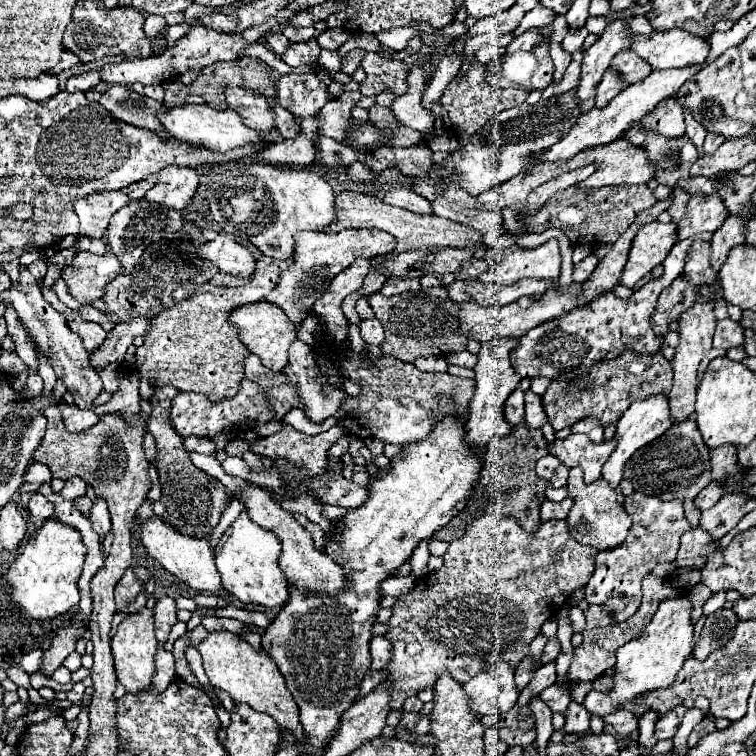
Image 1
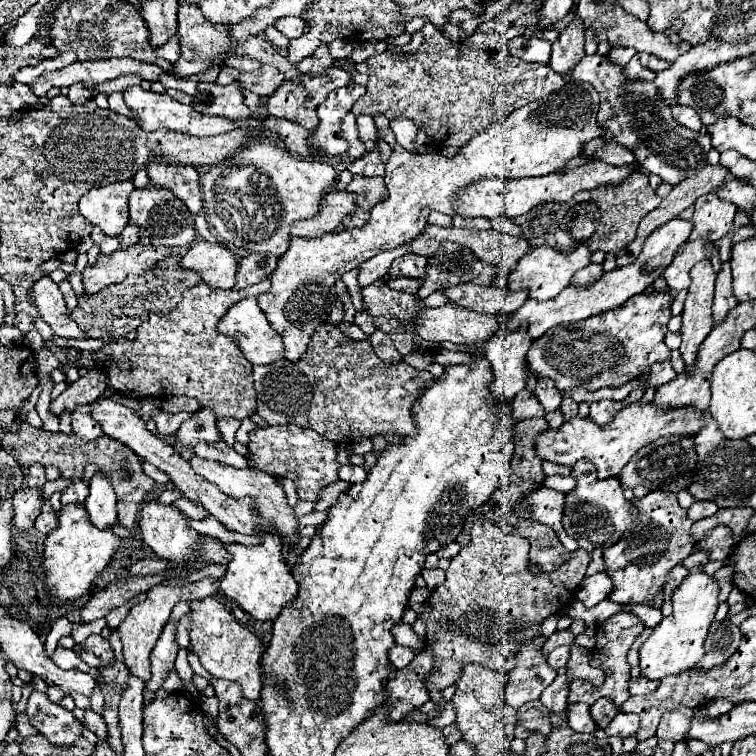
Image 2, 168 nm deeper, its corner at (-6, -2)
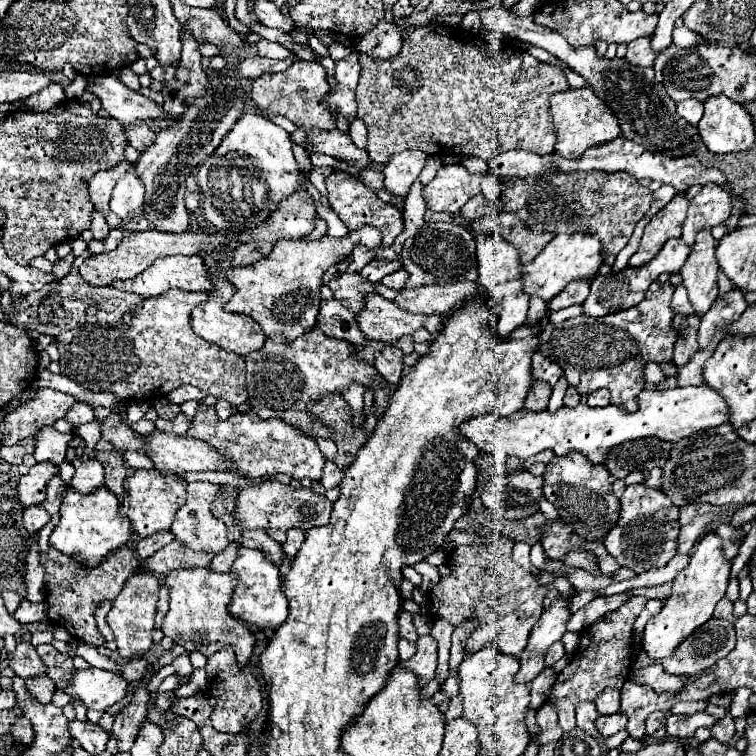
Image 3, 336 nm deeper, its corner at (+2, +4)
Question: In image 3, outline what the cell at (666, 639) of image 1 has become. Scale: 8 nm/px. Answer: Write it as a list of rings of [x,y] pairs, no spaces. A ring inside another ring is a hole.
[[[710,529],[700,537],[696,551],[690,557],[690,563],[676,575],[672,595],[662,607],[662,611],[646,623],[642,649],[652,661],[672,657],[678,645],[712,617],[716,603],[724,597],[728,585],[728,573],[730,573],[730,561],[724,559],[722,555],[722,539],[718,539]]]

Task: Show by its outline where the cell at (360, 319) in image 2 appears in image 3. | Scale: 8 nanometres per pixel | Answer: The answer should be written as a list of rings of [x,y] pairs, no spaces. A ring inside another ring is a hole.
[[[336,299],[322,301],[318,313],[318,327],[324,329],[324,333],[330,337],[346,339],[354,345],[364,345],[368,341],[368,337],[360,331],[354,313],[350,309],[344,309]]]

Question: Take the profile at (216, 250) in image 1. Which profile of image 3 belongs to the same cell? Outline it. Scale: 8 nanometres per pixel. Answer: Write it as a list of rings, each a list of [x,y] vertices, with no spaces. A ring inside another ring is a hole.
[[[200,255],[160,257],[148,269],[126,281],[112,283],[118,289],[132,291],[142,297],[156,297],[172,287],[184,291],[210,291],[212,273]]]

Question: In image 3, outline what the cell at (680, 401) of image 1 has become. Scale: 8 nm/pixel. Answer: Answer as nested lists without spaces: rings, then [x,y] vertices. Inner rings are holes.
[[[700,231],[696,235],[696,243],[692,245],[692,251],[680,269],[682,275],[682,285],[688,289],[688,297],[694,309],[696,317],[702,317],[712,301],[718,295],[718,285],[716,285],[716,257],[714,257],[716,241],[712,239],[710,231]]]

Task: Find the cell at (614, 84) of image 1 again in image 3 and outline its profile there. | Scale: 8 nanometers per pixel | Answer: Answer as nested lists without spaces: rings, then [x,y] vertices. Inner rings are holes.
[[[640,37],[628,45],[628,53],[626,53],[628,63],[640,65],[640,67],[650,67],[654,63],[654,59],[656,59],[656,55],[652,53],[650,37]]]

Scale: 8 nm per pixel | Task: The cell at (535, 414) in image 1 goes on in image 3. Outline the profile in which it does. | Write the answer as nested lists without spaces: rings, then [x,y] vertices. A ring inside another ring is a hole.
[[[534,353],[532,355],[532,377],[554,387],[558,383],[558,379],[562,377],[562,369],[556,363],[548,361],[544,355]]]

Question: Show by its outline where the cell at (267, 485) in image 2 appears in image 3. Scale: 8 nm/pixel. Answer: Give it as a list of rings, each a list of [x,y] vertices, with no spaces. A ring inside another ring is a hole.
[[[162,431],[148,435],[148,457],[154,461],[158,471],[174,475],[186,471],[230,471],[236,467],[230,457],[224,457],[200,439],[178,437]]]

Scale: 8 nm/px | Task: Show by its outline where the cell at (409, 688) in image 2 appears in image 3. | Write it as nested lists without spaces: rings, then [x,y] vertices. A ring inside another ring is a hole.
[[[422,635],[416,641],[416,655],[400,661],[400,667],[412,671],[416,677],[420,677],[418,685],[424,687],[434,679],[434,669],[436,669],[436,641],[432,635]]]

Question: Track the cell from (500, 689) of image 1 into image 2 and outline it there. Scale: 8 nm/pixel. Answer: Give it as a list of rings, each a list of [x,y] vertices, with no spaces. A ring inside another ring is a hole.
[[[538,635],[518,653],[516,667],[510,671],[510,681],[506,685],[508,705],[522,707],[528,701],[540,699],[542,691],[556,679],[556,671],[542,655],[544,643],[546,637]]]

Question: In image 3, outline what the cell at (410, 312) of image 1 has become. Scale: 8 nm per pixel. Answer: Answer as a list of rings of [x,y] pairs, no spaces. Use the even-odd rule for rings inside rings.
[[[344,273],[338,279],[330,281],[328,287],[334,293],[334,299],[338,299],[346,309],[350,309],[354,315],[358,315],[364,309],[364,299],[368,293],[374,293],[376,283],[366,281],[358,273]]]

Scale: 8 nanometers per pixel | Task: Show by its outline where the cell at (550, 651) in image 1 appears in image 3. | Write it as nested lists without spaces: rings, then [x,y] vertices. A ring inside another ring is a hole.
[[[558,641],[558,643],[554,643],[550,649],[548,649],[548,653],[546,653],[546,667],[552,667],[562,655],[564,655],[566,651],[564,651],[564,645],[562,645],[562,641]]]

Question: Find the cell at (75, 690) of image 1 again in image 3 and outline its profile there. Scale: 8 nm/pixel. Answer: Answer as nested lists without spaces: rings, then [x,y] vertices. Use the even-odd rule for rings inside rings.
[[[76,719],[70,723],[70,733],[88,753],[102,753],[106,749],[108,733],[100,725]]]

